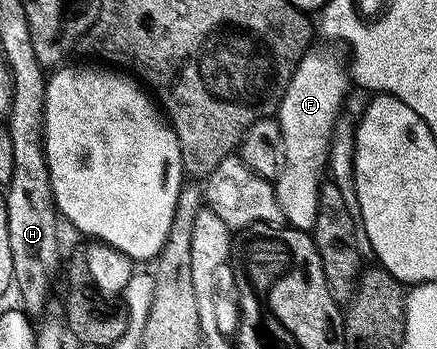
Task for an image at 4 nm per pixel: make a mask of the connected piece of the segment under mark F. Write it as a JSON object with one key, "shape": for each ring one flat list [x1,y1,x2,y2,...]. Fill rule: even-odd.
{"shape":[[315,47,301,59,293,79,289,79,289,87,283,93,277,114,283,140,283,163,273,184,283,220,290,228,311,231,317,223,319,186,328,172,327,153,331,150,335,123,344,112,347,85,348,66,344,62,342,65,333,54]]}

